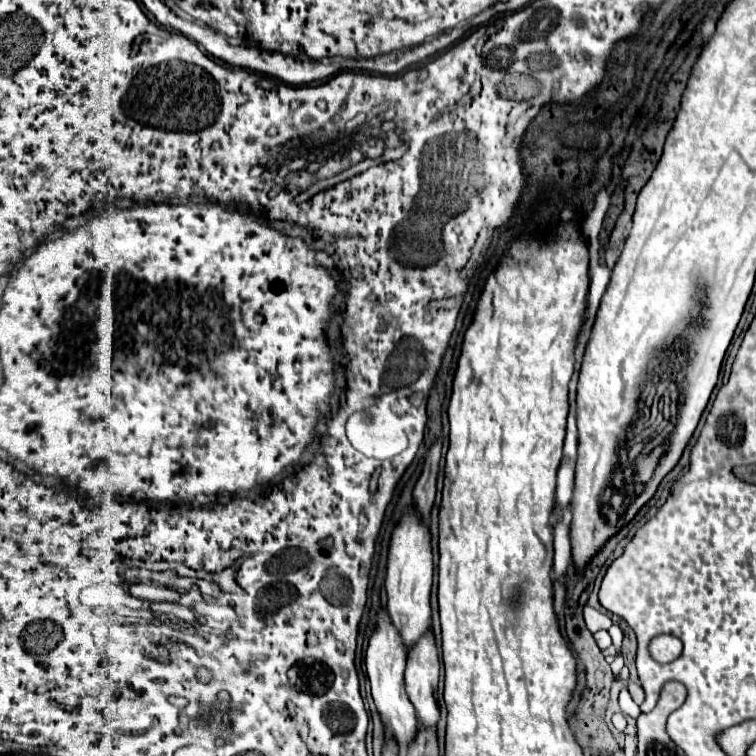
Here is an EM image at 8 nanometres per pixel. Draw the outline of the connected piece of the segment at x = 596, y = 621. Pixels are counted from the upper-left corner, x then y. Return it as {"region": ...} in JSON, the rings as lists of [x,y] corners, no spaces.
{"region":[[[588,605],[584,607],[584,621],[592,633],[602,631],[602,629],[610,629],[610,625],[612,625],[612,619],[608,615],[604,615],[604,613],[588,607]]]}

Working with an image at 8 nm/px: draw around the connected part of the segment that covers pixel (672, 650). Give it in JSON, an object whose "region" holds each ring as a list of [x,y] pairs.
{"region":[[[658,635],[648,647],[652,659],[676,659],[682,653],[682,643],[674,635]]]}

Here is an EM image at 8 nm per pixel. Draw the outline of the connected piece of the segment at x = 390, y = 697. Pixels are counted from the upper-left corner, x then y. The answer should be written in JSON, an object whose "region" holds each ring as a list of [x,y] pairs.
{"region":[[[380,611],[378,613],[378,625],[370,637],[368,651],[366,651],[366,669],[368,669],[368,679],[372,685],[372,697],[376,703],[376,709],[382,717],[382,725],[398,745],[398,749],[404,753],[412,739],[418,733],[418,723],[416,723],[416,713],[414,707],[404,691],[404,669],[406,669],[406,651],[402,647],[400,633],[394,629],[390,623],[390,617]]]}

